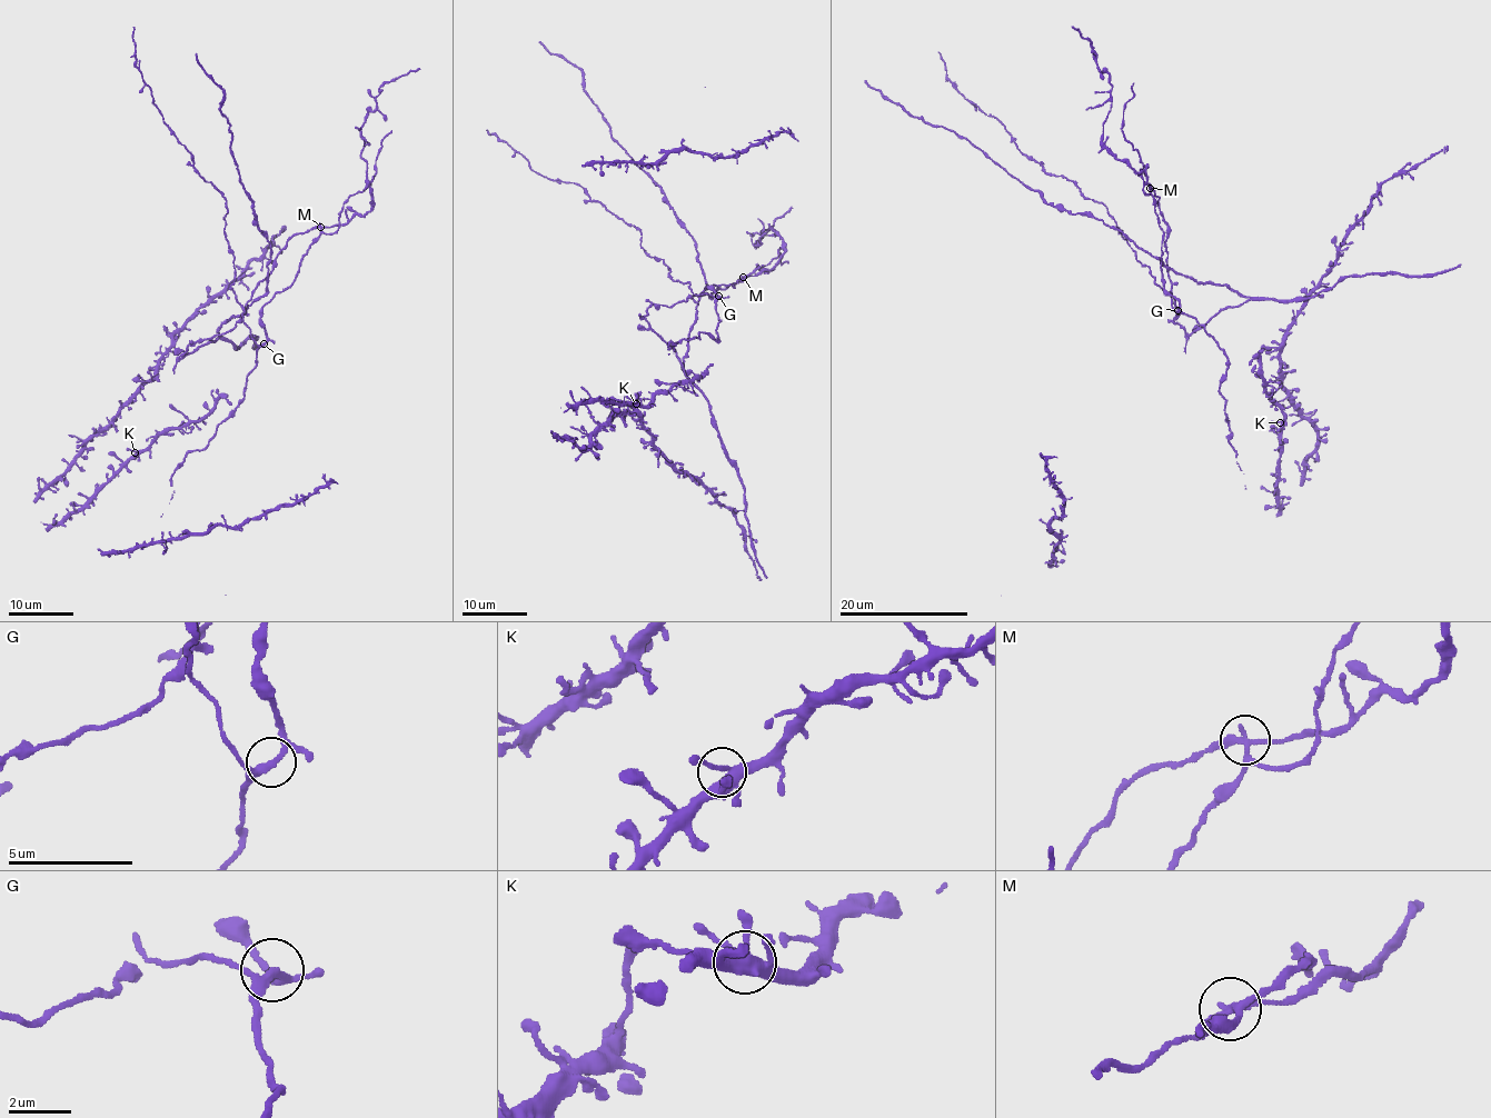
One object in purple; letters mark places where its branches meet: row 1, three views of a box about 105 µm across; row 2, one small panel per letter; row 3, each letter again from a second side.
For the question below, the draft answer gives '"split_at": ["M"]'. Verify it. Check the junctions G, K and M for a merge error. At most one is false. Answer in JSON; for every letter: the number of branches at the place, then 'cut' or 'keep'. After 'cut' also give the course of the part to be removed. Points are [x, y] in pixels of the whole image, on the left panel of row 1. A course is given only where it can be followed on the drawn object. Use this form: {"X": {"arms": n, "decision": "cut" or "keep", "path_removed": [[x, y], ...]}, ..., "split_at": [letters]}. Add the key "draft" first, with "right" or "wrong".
{"draft": "right", "G": {"arms": 4, "decision": "keep"}, "K": {"arms": 4, "decision": "keep"}, "M": {"arms": 4, "decision": "cut", "path_removed": [[320, 226], [291, 238], [231, 329], [182, 357], [266, 291], [272, 249], [240, 180], [225, 95], [195, 53]]}, "split_at": ["M"]}

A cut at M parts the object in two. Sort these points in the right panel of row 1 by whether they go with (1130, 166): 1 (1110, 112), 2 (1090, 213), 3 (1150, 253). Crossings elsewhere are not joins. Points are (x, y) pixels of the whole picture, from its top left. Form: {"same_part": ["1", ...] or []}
{"same_part": ["1", "2", "3"]}

